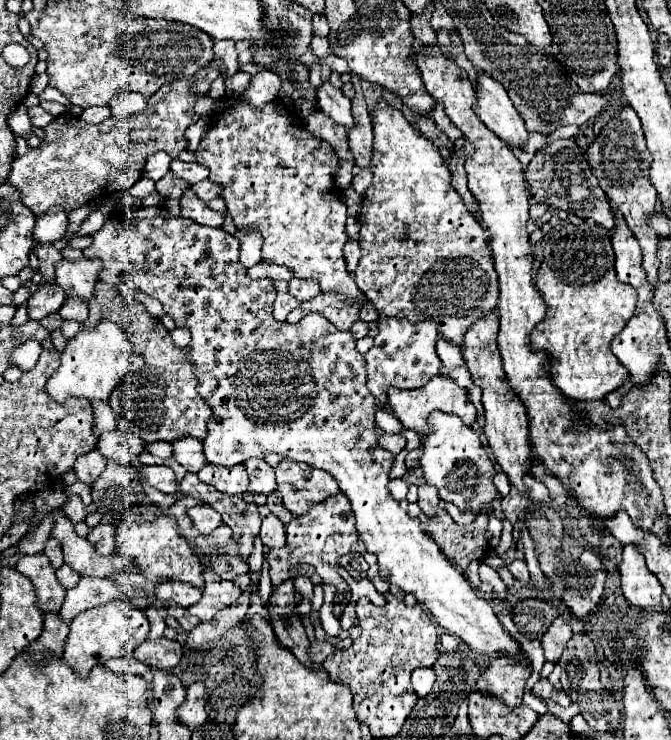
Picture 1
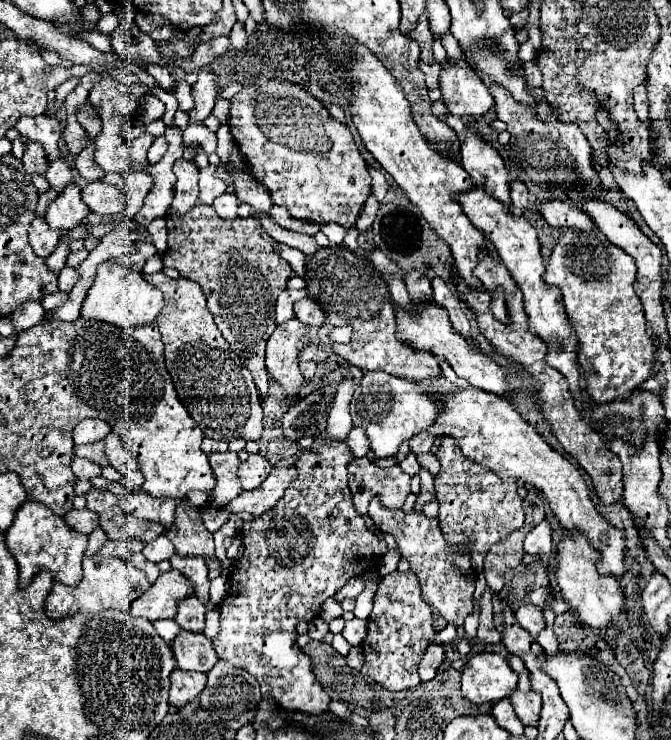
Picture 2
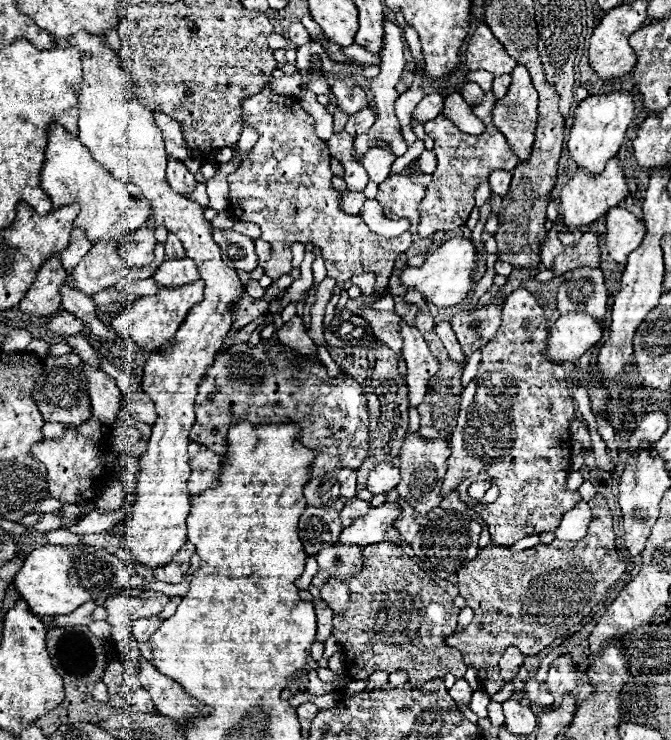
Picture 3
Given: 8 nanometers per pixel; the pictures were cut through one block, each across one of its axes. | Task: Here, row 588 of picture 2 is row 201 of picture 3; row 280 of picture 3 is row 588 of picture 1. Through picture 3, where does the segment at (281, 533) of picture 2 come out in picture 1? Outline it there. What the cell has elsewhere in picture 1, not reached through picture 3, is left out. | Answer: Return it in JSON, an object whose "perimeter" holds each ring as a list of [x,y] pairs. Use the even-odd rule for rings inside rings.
{"perimeter":[[[344,494],[332,496],[332,498],[316,504],[308,514],[292,518],[292,522],[286,526],[286,536],[288,536],[286,546],[284,548],[272,548],[270,554],[266,556],[268,566],[270,566],[272,586],[278,586],[280,582],[284,582],[288,578],[290,568],[306,562],[306,564],[312,564],[316,568],[316,572],[320,574],[324,584],[334,584],[338,588],[338,592],[346,592],[346,582],[338,574],[338,558],[344,556],[344,554],[350,554],[350,552],[362,552],[362,556],[370,564],[370,582],[376,582],[376,576],[378,576],[376,590],[380,594],[388,592],[388,582],[384,582],[380,578],[380,574],[378,574],[376,556],[368,554],[364,542],[360,542],[360,536],[358,536],[358,532],[354,528],[352,506],[350,506],[350,502],[348,502],[348,498]]]}

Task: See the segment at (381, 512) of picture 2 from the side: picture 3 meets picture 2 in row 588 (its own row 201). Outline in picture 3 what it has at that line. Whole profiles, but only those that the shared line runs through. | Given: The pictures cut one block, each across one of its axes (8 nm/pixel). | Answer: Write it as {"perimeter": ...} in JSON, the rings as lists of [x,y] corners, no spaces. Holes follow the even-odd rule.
{"perimeter":[[[486,92],[484,100],[474,106],[474,114],[484,122],[486,130],[480,136],[460,132],[446,116],[438,116],[424,124],[426,134],[434,140],[434,154],[438,158],[438,168],[432,174],[432,182],[426,188],[426,196],[420,202],[420,224],[418,234],[422,238],[444,230],[452,232],[466,224],[470,210],[474,208],[474,190],[478,184],[486,182],[494,170],[512,170],[518,164],[518,158],[508,148],[506,138],[492,124],[494,94]]]}

